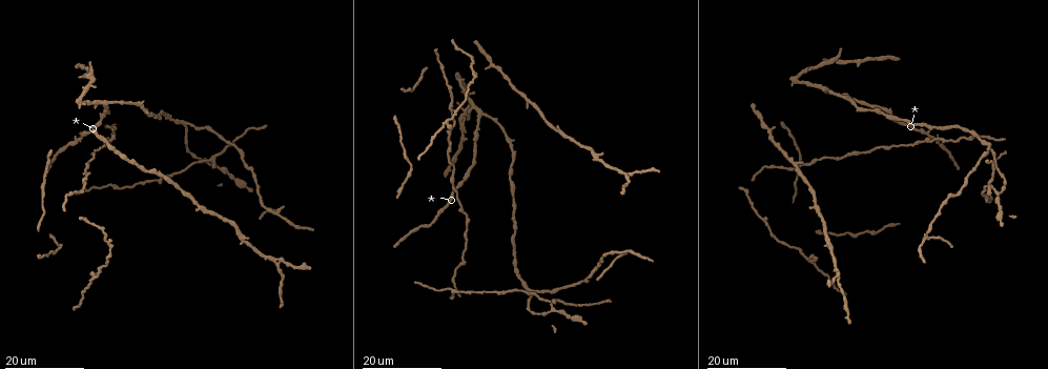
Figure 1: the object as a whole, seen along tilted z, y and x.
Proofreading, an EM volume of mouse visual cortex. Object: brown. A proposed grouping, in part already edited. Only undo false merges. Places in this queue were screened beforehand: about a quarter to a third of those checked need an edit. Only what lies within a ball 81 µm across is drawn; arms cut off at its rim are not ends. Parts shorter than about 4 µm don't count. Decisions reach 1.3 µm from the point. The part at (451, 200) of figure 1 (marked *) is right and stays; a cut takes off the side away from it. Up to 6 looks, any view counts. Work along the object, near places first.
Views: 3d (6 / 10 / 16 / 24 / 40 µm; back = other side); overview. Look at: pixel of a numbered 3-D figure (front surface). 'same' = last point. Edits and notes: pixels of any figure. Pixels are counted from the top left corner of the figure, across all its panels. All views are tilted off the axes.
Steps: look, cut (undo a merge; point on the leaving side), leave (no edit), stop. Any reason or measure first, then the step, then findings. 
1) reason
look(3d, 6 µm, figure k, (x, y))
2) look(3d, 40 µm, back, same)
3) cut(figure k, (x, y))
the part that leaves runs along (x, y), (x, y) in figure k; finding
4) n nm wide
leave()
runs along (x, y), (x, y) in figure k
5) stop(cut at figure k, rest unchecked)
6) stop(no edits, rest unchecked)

look(3d, 24 µm, figure 1, (110, 104))

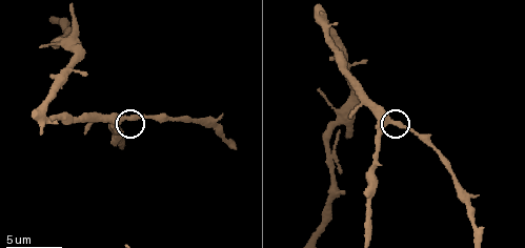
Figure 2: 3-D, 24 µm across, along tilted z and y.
look(3d, 6 µm, figure 2, (389, 122))

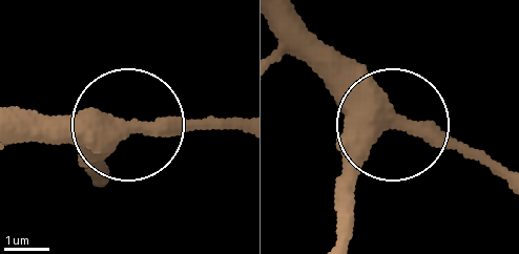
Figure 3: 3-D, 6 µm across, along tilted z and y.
430 nm wide
leave()
runs along (335, 229), (344, 180), (382, 133), (283, 30) in figure 3; all the same neuron

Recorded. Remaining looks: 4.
three arms meet
look(3d, 16 µm, figure 1, (619, 252))

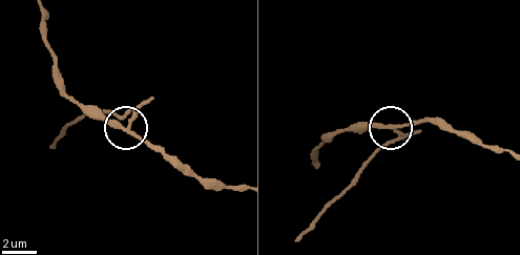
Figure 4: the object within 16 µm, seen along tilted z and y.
look(3d, 6 µm, figure 4, (393, 128))

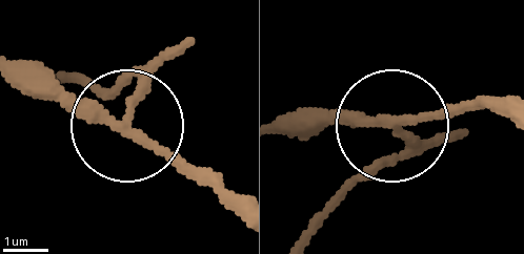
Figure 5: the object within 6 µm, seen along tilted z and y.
210 nm wide
cut(figure 5, (161, 58))
a second neuron is stuck on

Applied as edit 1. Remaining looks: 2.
stop(cut at figure 5, rest unchecked)

